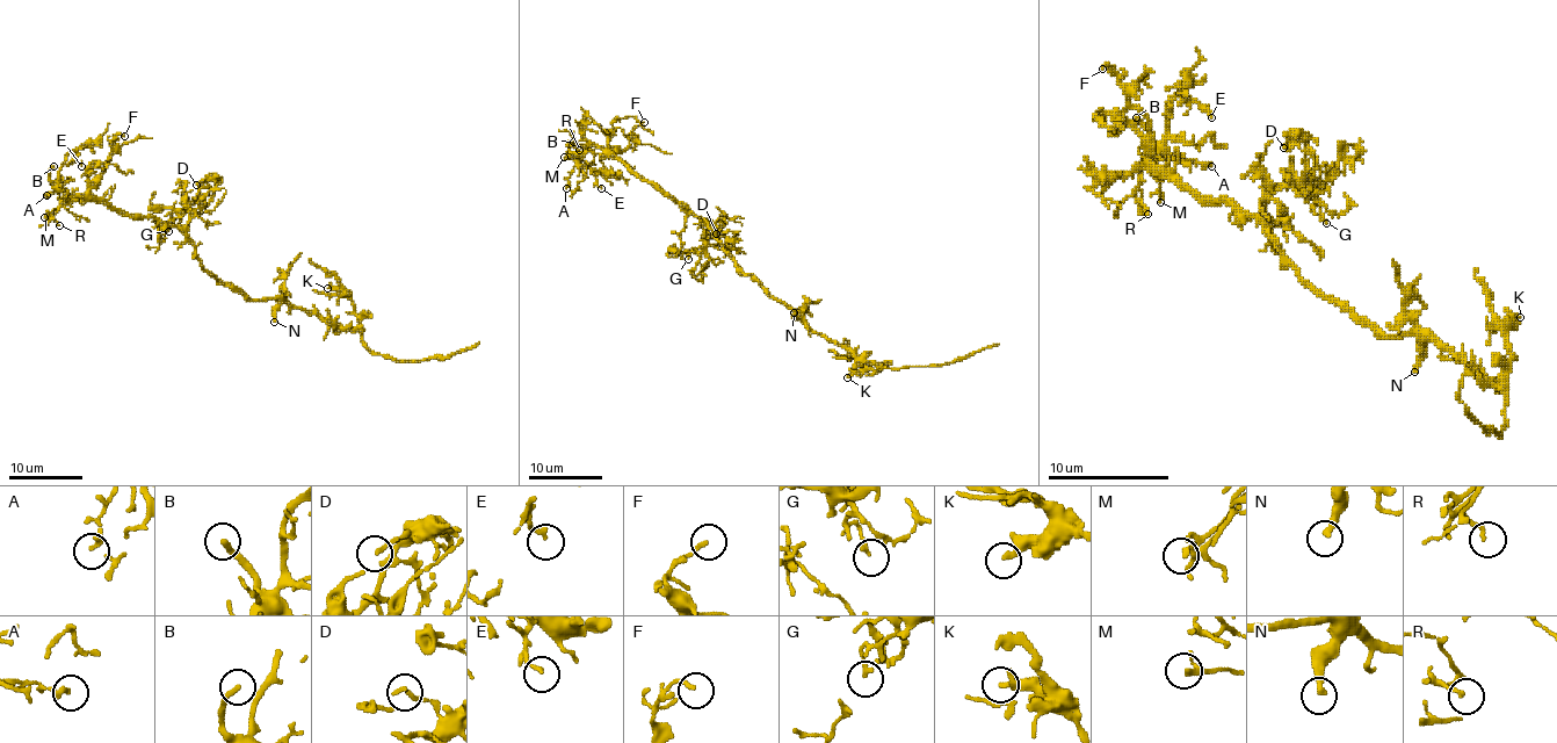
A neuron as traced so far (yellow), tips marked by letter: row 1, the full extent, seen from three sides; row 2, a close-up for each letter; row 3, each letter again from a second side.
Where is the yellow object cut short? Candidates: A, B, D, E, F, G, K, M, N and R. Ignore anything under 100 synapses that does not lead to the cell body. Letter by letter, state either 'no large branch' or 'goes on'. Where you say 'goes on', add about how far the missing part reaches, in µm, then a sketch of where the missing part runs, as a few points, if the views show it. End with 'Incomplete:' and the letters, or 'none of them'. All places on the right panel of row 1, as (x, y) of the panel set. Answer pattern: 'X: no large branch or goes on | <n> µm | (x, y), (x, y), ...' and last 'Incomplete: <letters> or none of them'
A: no large branch
B: goes on | 45 µm
D: no large branch
E: no large branch
F: no large branch
G: no large branch
K: no large branch
M: no large branch
N: no large branch
R: no large branch
Incomplete: B

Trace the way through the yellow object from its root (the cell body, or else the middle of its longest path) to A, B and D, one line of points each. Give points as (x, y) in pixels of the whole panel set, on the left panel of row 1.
A: (218, 279), (203, 267), (194, 244), (175, 226), (165, 226), (152, 217), (122, 216), (79, 195), (46, 195)
B: (218, 279), (180, 229), (66, 195), (50, 179), (53, 166)
D: (218, 279), (203, 267), (194, 244), (187, 236), (189, 203), (205, 179), (196, 185)

